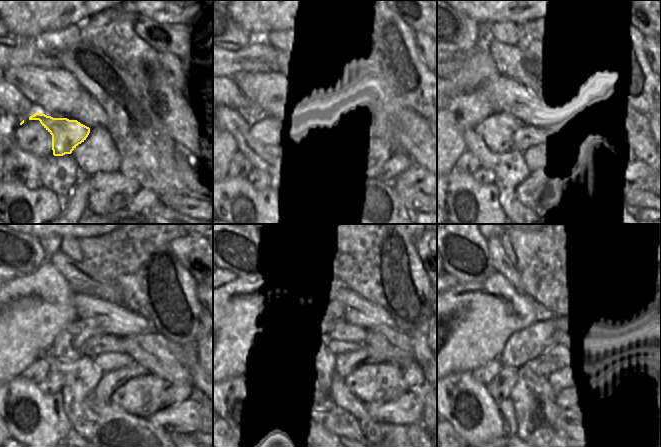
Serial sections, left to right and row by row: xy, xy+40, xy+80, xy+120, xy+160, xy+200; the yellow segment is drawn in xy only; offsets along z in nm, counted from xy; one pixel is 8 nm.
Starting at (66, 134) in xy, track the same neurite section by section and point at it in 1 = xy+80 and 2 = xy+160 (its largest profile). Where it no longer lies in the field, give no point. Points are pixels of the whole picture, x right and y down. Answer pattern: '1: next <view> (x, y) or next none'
1: next xy+80 (525, 135)
2: next xy+160 (360, 356)

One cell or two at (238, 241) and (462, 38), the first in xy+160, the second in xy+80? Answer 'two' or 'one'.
one

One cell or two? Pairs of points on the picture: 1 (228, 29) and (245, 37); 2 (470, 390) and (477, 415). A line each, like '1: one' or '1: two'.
1: one
2: one

